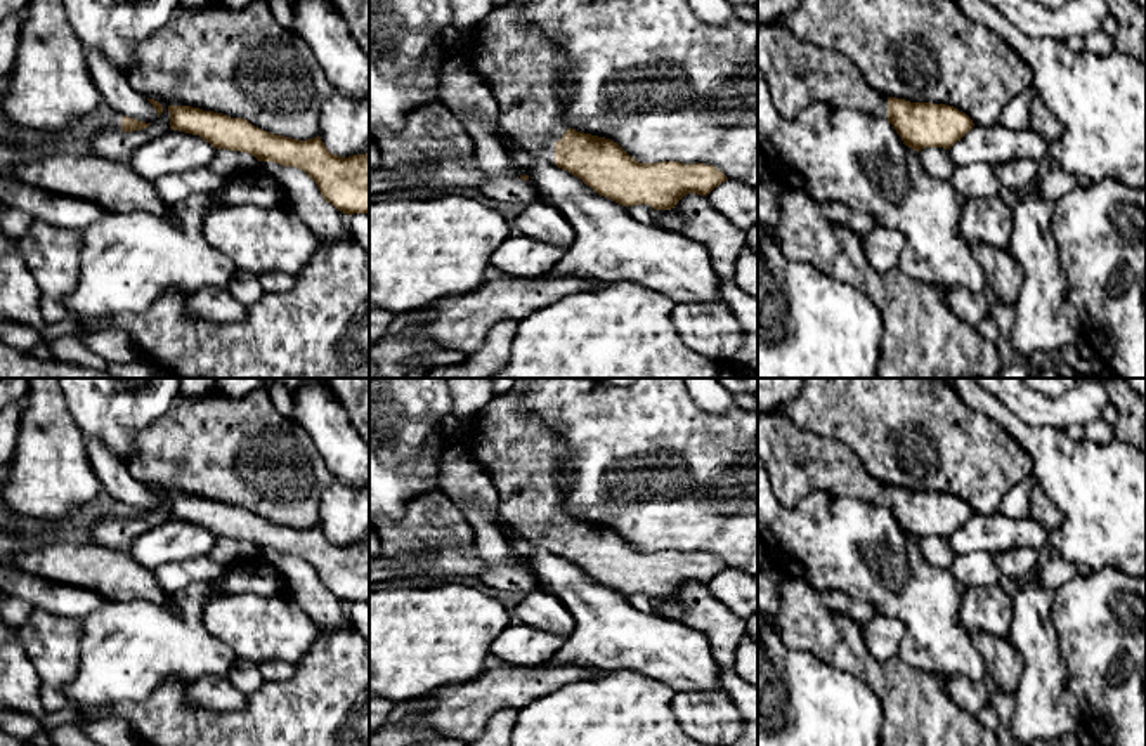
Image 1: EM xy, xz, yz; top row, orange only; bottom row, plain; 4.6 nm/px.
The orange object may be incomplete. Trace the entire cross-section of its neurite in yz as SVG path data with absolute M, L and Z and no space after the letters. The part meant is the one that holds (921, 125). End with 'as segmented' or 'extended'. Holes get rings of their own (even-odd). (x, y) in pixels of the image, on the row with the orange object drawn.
M888 97L888 121L903 144L917 153L924 147L950 149L974 127L973 120L954 106L896 97Z | as segmented

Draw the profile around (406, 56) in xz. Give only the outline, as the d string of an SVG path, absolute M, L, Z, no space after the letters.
M369 0L369 141L380 130L399 132L413 109L442 102L439 80L447 57L440 33L446 28L454 28L449 0Z

